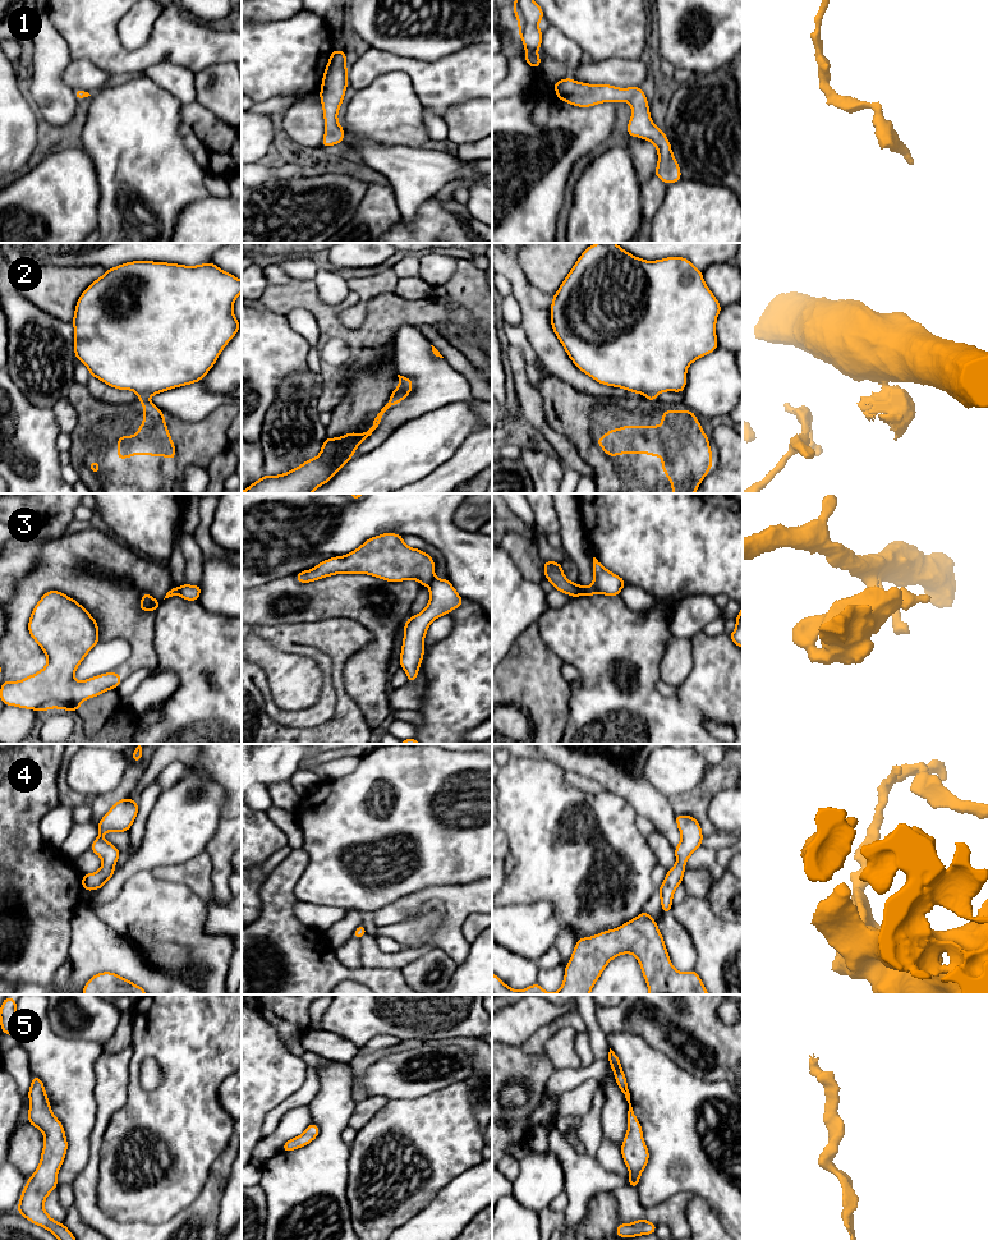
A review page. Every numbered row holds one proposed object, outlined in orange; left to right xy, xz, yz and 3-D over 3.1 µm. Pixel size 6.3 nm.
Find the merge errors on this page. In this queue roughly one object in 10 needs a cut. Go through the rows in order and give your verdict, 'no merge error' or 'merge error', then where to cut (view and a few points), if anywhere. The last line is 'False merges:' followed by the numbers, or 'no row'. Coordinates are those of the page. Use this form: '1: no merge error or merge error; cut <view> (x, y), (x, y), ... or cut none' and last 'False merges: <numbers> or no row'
1: no merge error; cut none
2: merge error; cut xy (139, 396), (147, 399)
3: merge error; cut yz (580, 586), (578, 595)
4: no merge error; cut none
5: no merge error; cut none
False merges: 2, 3

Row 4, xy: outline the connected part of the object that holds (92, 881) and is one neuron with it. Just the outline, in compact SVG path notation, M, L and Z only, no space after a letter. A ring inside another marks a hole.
M125 798L116 802L97 823L98 836L89 850L102 859L102 867L96 873L82 876L82 886L84 891L100 890L115 874L115 863L120 856L120 851L111 842L105 841L102 835L111 831L129 831L137 813L138 802Z

